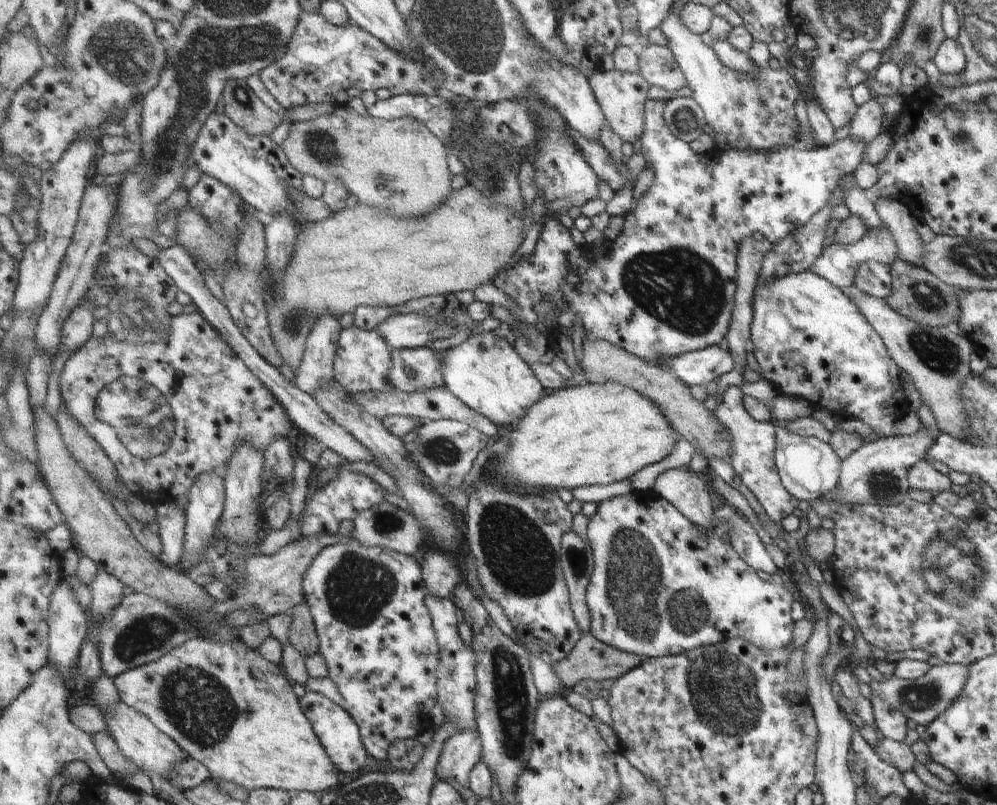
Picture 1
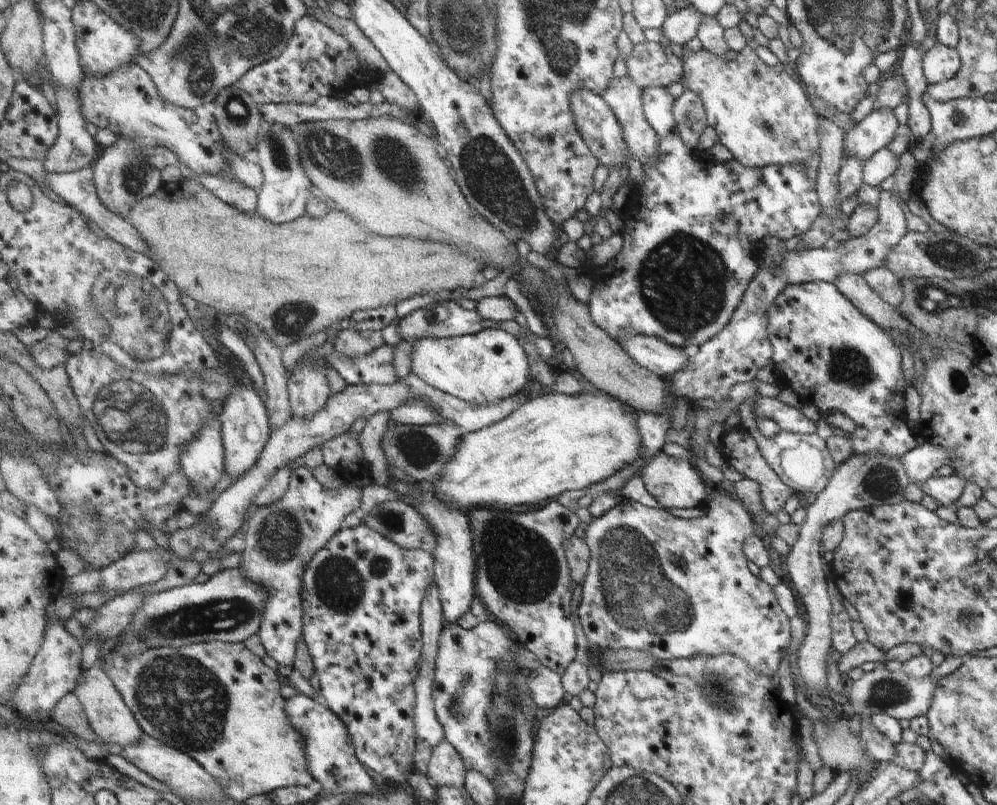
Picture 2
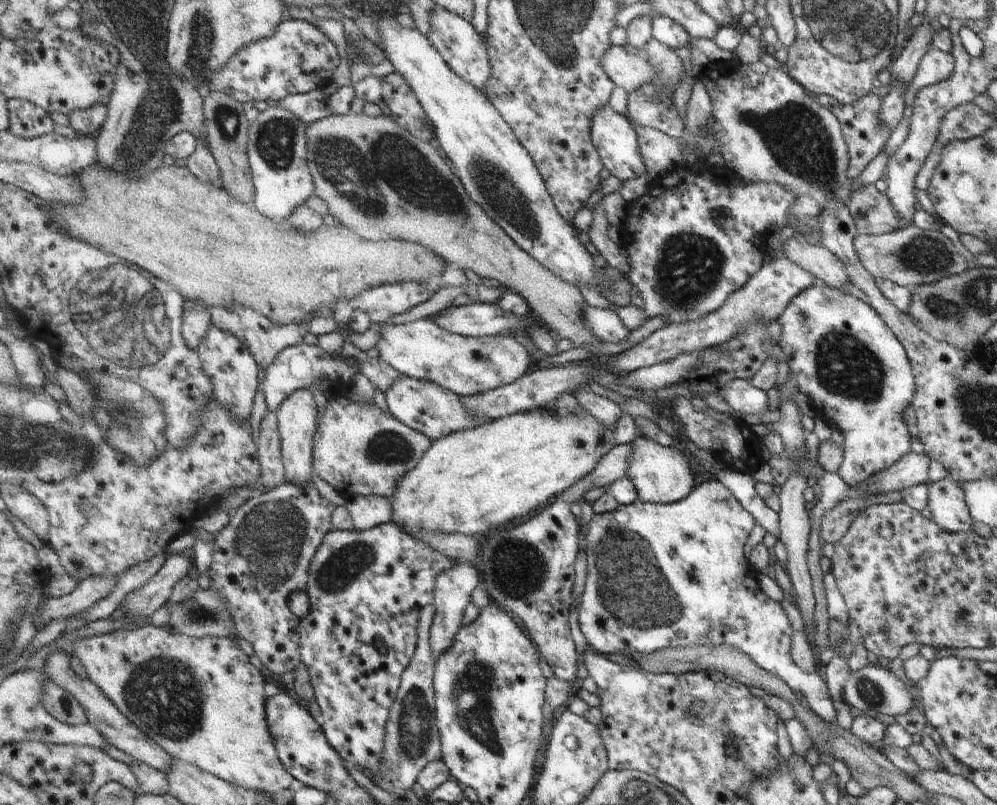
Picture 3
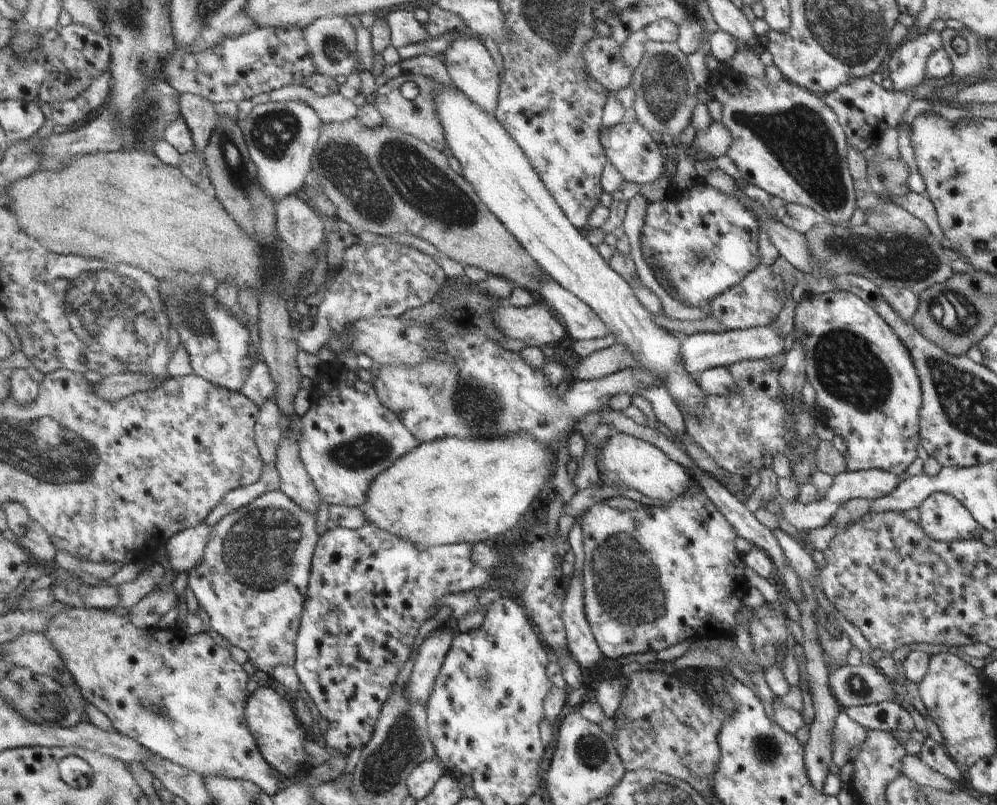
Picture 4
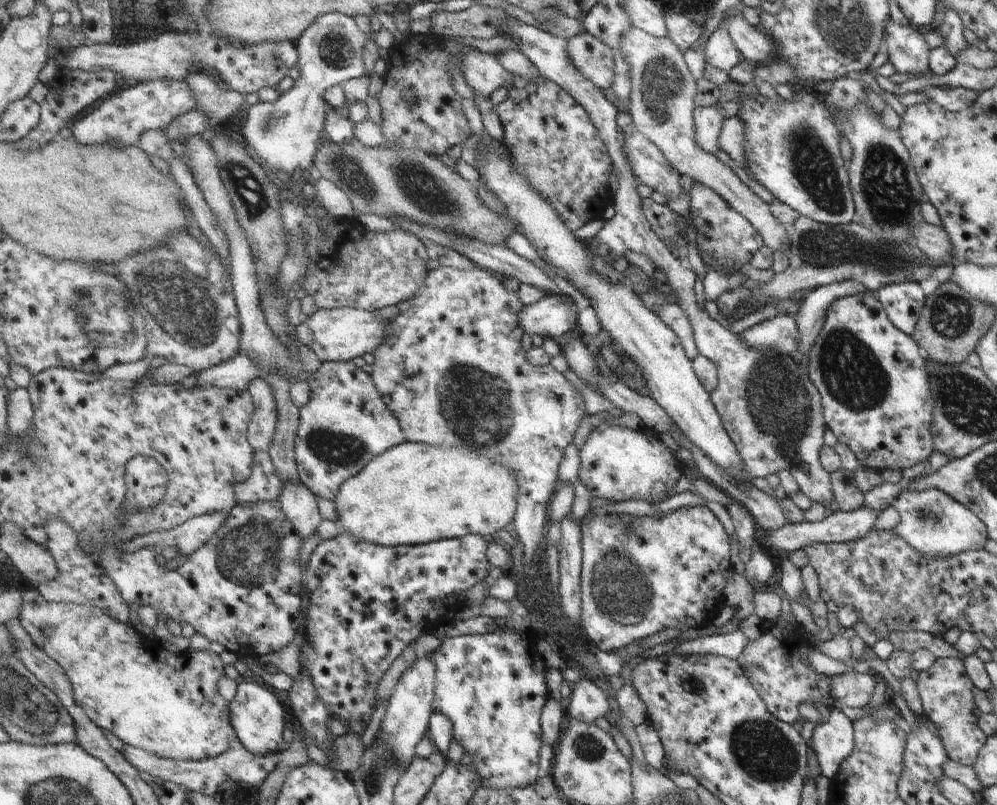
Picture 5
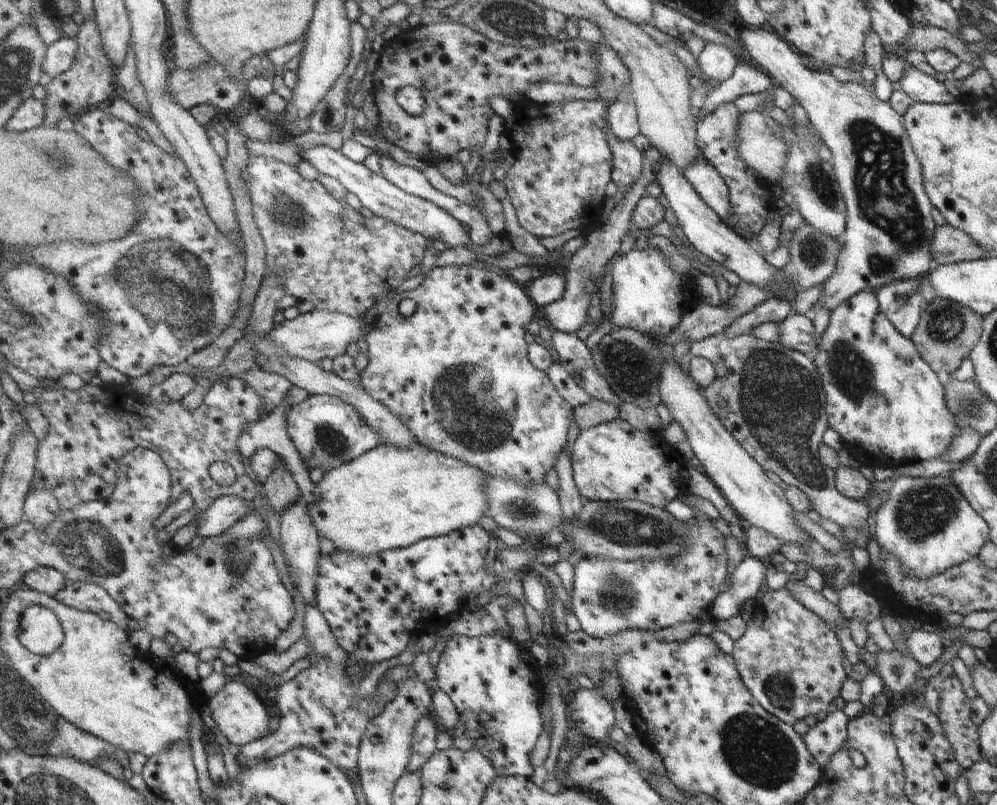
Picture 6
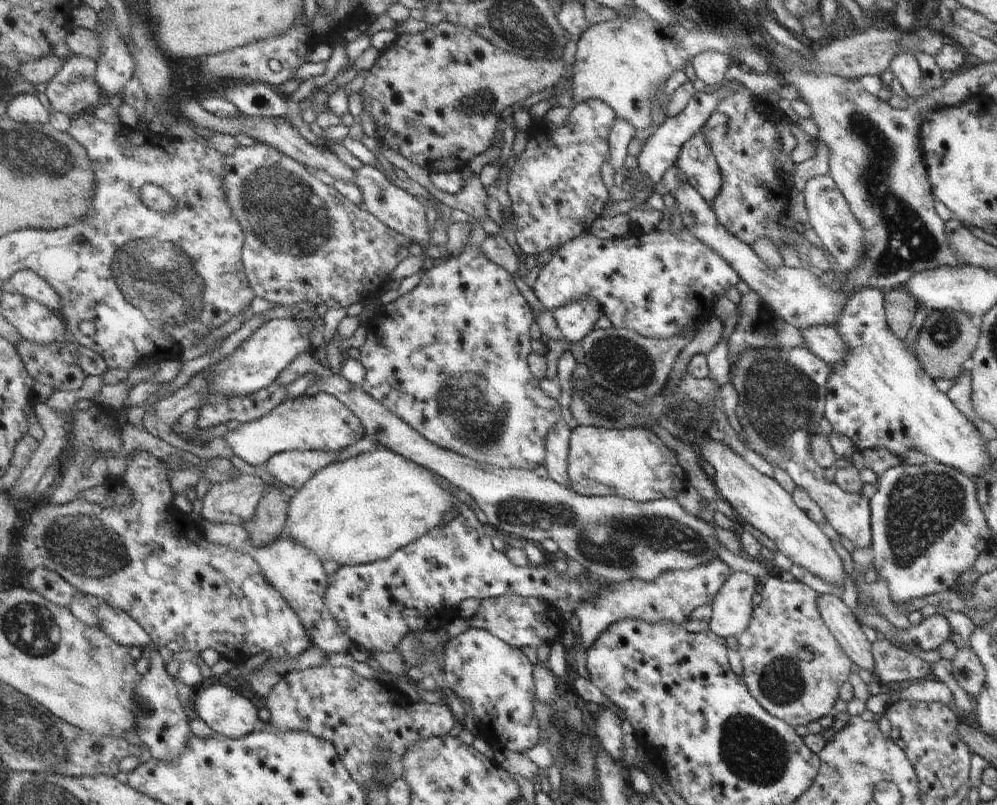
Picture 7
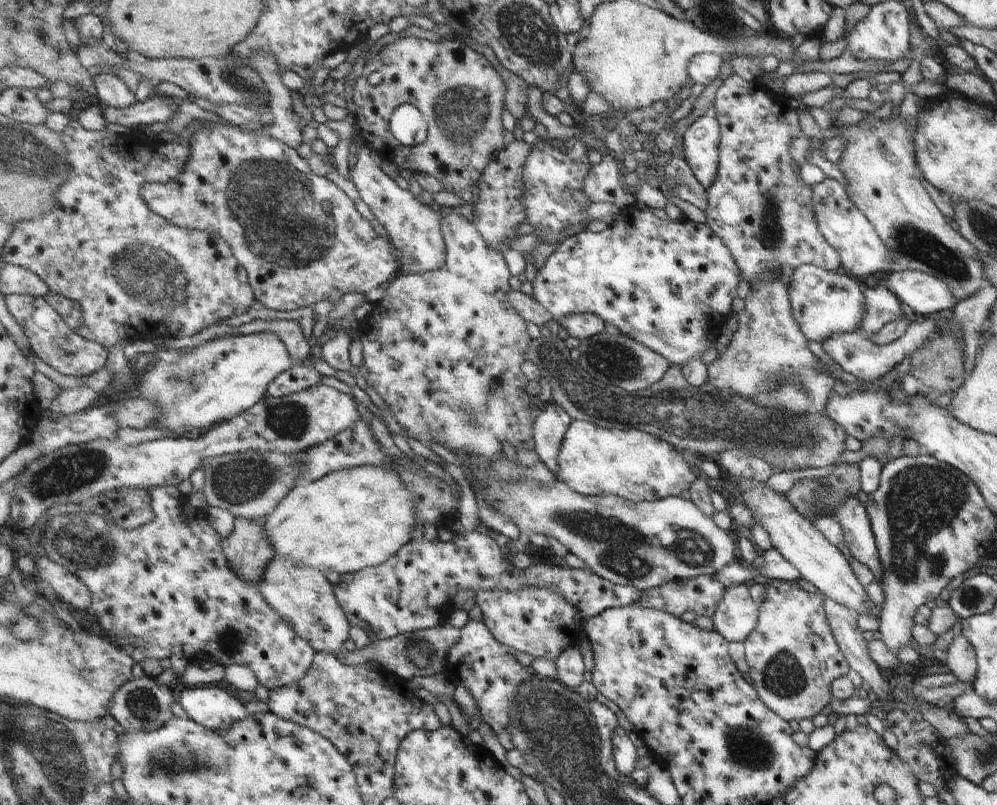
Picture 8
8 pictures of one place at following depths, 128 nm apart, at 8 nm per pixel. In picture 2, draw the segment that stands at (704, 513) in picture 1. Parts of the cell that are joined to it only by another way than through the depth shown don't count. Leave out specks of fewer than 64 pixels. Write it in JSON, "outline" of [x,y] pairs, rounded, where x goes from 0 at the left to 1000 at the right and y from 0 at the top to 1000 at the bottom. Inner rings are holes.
{"outline":[[[664,560],[645,584],[648,609],[667,631],[699,631],[707,621],[707,604],[695,576]]]}

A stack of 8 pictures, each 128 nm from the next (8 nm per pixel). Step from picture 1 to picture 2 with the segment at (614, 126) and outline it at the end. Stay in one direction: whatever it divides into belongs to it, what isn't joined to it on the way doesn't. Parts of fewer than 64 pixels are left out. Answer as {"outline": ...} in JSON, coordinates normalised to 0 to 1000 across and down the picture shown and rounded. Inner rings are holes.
{"outline":[[[629,92],[624,96],[616,96],[613,104],[611,104],[611,109],[603,119],[607,123],[607,127],[611,128],[613,137],[615,137],[617,144],[619,144],[619,149],[623,153],[623,159],[626,161],[625,171],[627,171],[631,186],[633,186],[639,199],[653,202],[661,199],[661,194],[659,194],[661,169],[659,169],[659,165],[655,161],[655,157],[653,157],[653,153],[647,144],[645,109]]]}

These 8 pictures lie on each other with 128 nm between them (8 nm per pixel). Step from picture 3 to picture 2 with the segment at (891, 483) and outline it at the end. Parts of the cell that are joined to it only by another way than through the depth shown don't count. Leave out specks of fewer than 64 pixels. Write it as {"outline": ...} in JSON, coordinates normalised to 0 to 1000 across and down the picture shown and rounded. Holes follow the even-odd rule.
{"outline":[[[929,548],[911,559],[903,569],[910,599],[918,602],[938,589],[942,579],[952,579],[952,561],[944,554],[934,554]]]}

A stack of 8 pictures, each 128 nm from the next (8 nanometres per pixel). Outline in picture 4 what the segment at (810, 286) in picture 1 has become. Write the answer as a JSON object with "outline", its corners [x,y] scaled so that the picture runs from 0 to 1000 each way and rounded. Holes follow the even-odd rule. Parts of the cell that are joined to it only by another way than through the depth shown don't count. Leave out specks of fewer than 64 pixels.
{"outline":[[[835,361],[821,365],[821,368],[805,366],[802,375],[799,375],[797,379],[795,388],[793,415],[796,422],[805,425],[805,437],[807,437],[807,445],[805,445],[807,472],[812,477],[817,488],[817,501],[815,502],[816,518],[831,532],[838,542],[844,542],[844,544],[846,544],[849,554],[848,561],[845,564],[848,575],[847,586],[860,586],[868,583],[886,583],[888,586],[894,586],[894,589],[902,590],[906,588],[910,579],[918,571],[920,564],[918,560],[920,552],[922,552],[922,530],[920,524],[922,519],[920,519],[920,514],[922,514],[922,502],[924,502],[922,470],[920,470],[916,448],[908,429],[904,427],[902,420],[896,415],[896,410],[888,402],[888,398],[886,398],[876,383],[852,363]]]}

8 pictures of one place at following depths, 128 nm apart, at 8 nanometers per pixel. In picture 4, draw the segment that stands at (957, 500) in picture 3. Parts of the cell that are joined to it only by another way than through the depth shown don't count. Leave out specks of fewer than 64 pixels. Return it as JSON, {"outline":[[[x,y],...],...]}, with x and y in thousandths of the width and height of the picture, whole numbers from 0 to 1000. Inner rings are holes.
{"outline":[[[946,611],[933,614],[920,629],[920,653],[938,673],[956,671],[983,671],[984,656],[970,632],[954,616]]]}

